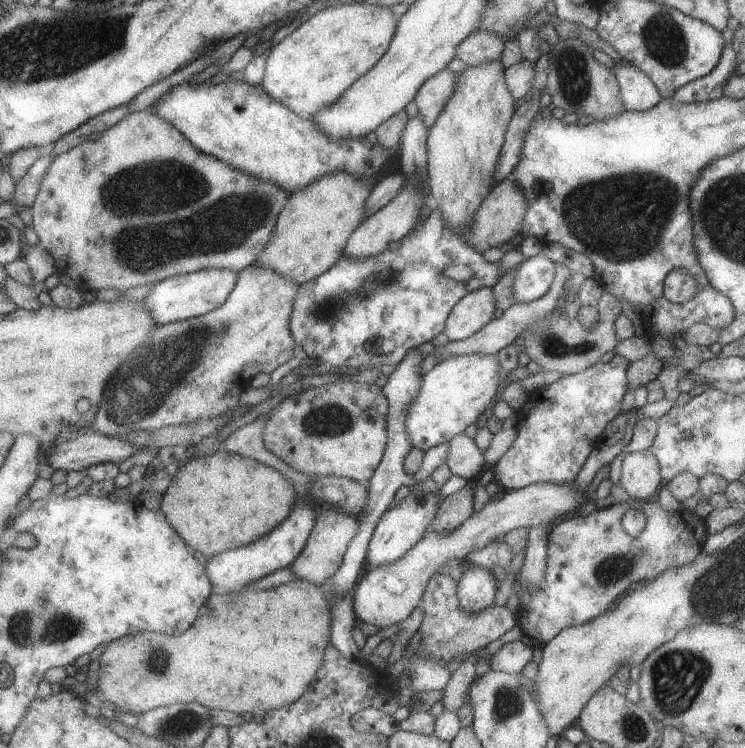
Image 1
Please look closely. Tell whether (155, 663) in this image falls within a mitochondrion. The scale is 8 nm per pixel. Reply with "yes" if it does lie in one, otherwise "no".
yes

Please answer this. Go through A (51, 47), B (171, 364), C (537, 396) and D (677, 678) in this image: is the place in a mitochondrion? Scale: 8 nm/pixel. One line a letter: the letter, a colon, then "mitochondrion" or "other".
A: mitochondrion
B: mitochondrion
C: other
D: mitochondrion

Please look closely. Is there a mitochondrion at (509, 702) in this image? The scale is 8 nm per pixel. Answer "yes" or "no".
yes

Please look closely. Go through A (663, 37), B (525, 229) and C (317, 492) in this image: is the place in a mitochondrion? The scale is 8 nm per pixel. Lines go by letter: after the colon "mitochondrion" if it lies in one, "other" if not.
A: mitochondrion
B: other
C: other

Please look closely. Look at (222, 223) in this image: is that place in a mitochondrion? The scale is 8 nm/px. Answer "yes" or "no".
yes

